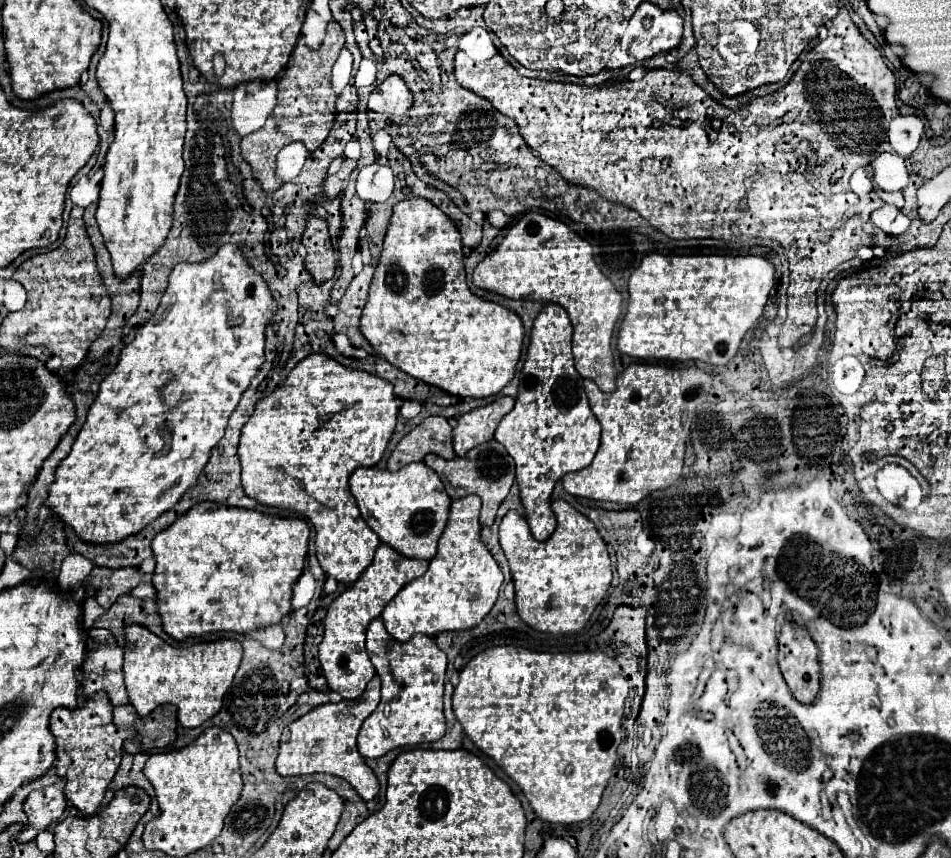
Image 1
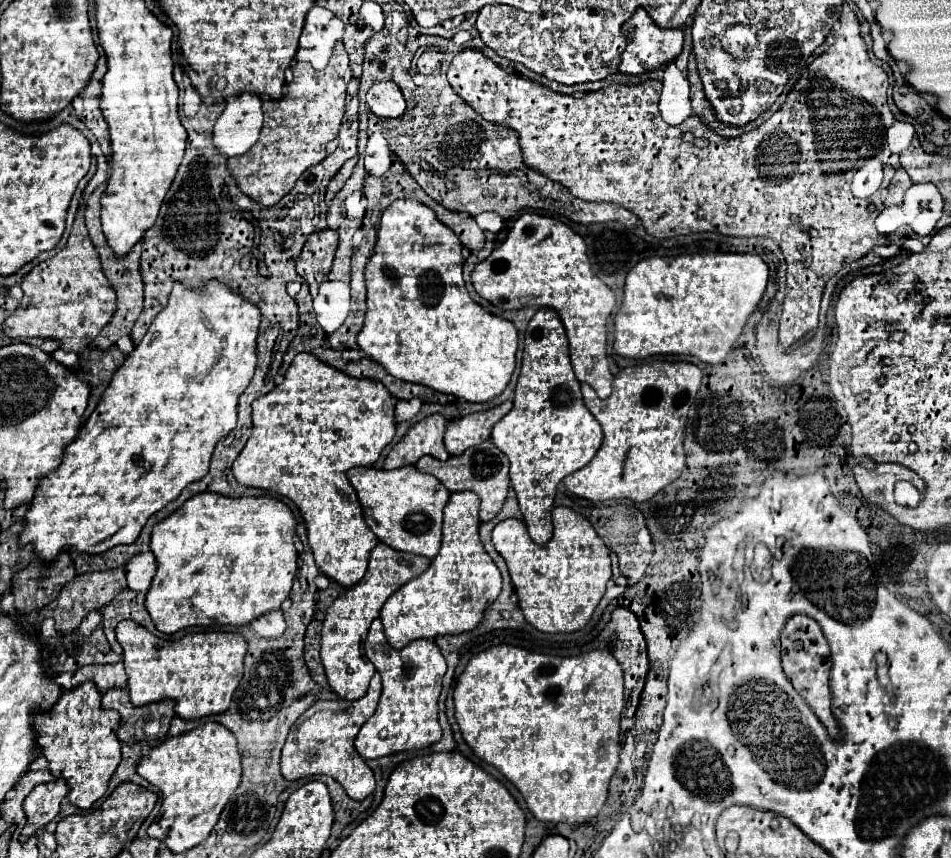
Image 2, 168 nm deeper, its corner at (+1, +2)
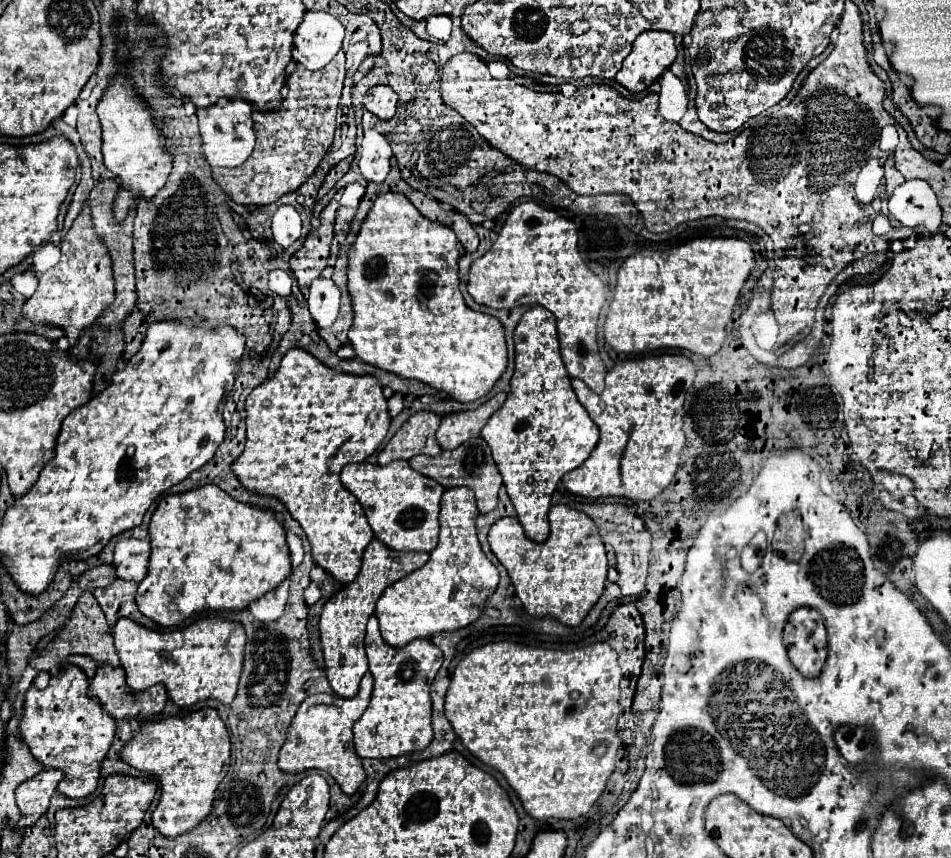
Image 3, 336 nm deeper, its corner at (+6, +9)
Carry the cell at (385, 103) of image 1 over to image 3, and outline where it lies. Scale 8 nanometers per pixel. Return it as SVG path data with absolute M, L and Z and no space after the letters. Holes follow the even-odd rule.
M373 86L363 96L363 106L379 120L391 120L397 110L399 96L389 86Z

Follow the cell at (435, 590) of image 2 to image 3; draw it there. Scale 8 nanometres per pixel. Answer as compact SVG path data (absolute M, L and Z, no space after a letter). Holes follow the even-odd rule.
M449 488L443 492L441 514L439 514L439 522L441 522L439 544L431 552L429 562L423 568L411 572L407 578L391 584L377 602L375 616L379 620L381 636L389 646L403 648L415 638L431 638L433 634L439 634L439 632L453 632L469 626L481 616L487 598L495 592L499 584L499 570L491 564L491 560L483 554L479 546L477 532L475 532L477 516L479 516L479 510L475 506L475 494L471 488Z

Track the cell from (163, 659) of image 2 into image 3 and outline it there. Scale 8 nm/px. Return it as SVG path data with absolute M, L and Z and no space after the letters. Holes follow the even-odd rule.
M119 618L113 628L113 638L127 684L133 690L163 684L177 706L191 706L207 698L231 704L237 694L245 648L245 628L239 622L225 618L203 618L183 630L155 632L139 626L131 618Z

